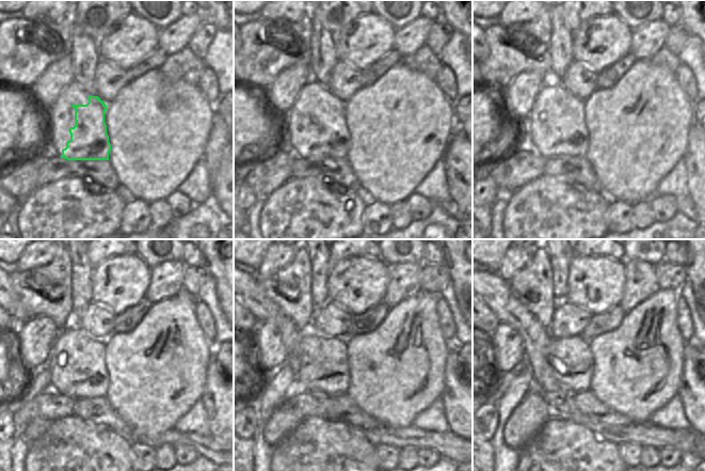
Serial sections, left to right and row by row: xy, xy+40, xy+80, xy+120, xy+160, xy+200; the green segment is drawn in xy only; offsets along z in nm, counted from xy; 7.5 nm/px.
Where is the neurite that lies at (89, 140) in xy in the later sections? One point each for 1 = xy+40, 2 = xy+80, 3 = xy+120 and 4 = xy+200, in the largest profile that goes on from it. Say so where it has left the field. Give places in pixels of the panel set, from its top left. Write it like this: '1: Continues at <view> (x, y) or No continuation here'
1: Continues at xy+40 (330, 138)
2: Continues at xy+80 (570, 137)
3: Continues at xy+120 (91, 378)
4: Continues at xy+200 (571, 360).

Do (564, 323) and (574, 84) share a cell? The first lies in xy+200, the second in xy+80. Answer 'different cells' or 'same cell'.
same cell

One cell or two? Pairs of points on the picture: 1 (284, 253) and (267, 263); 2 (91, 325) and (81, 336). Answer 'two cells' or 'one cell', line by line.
1: one cell
2: two cells

